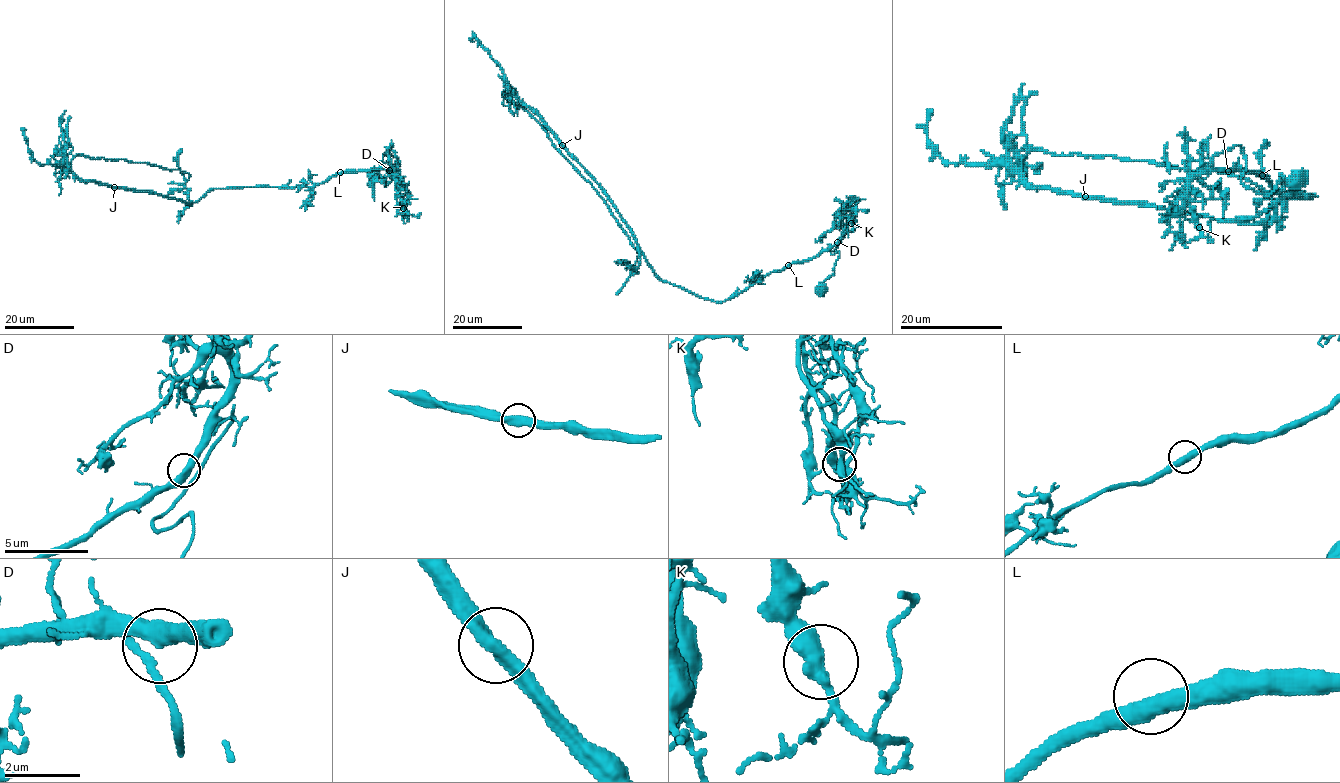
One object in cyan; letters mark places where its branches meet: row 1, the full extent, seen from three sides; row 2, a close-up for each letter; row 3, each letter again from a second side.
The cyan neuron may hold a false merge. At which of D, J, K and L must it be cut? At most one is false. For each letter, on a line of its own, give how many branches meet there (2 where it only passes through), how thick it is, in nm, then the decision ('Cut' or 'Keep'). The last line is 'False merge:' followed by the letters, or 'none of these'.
D: Branches: 2. Thickness 440 nm. Keep
J: Branches: 2. Thickness 440 nm. Cut
K: Branches: 2. Thickness 440 nm. Keep
L: Branches: 2. Thickness 440 nm. Keep
False merge: J

